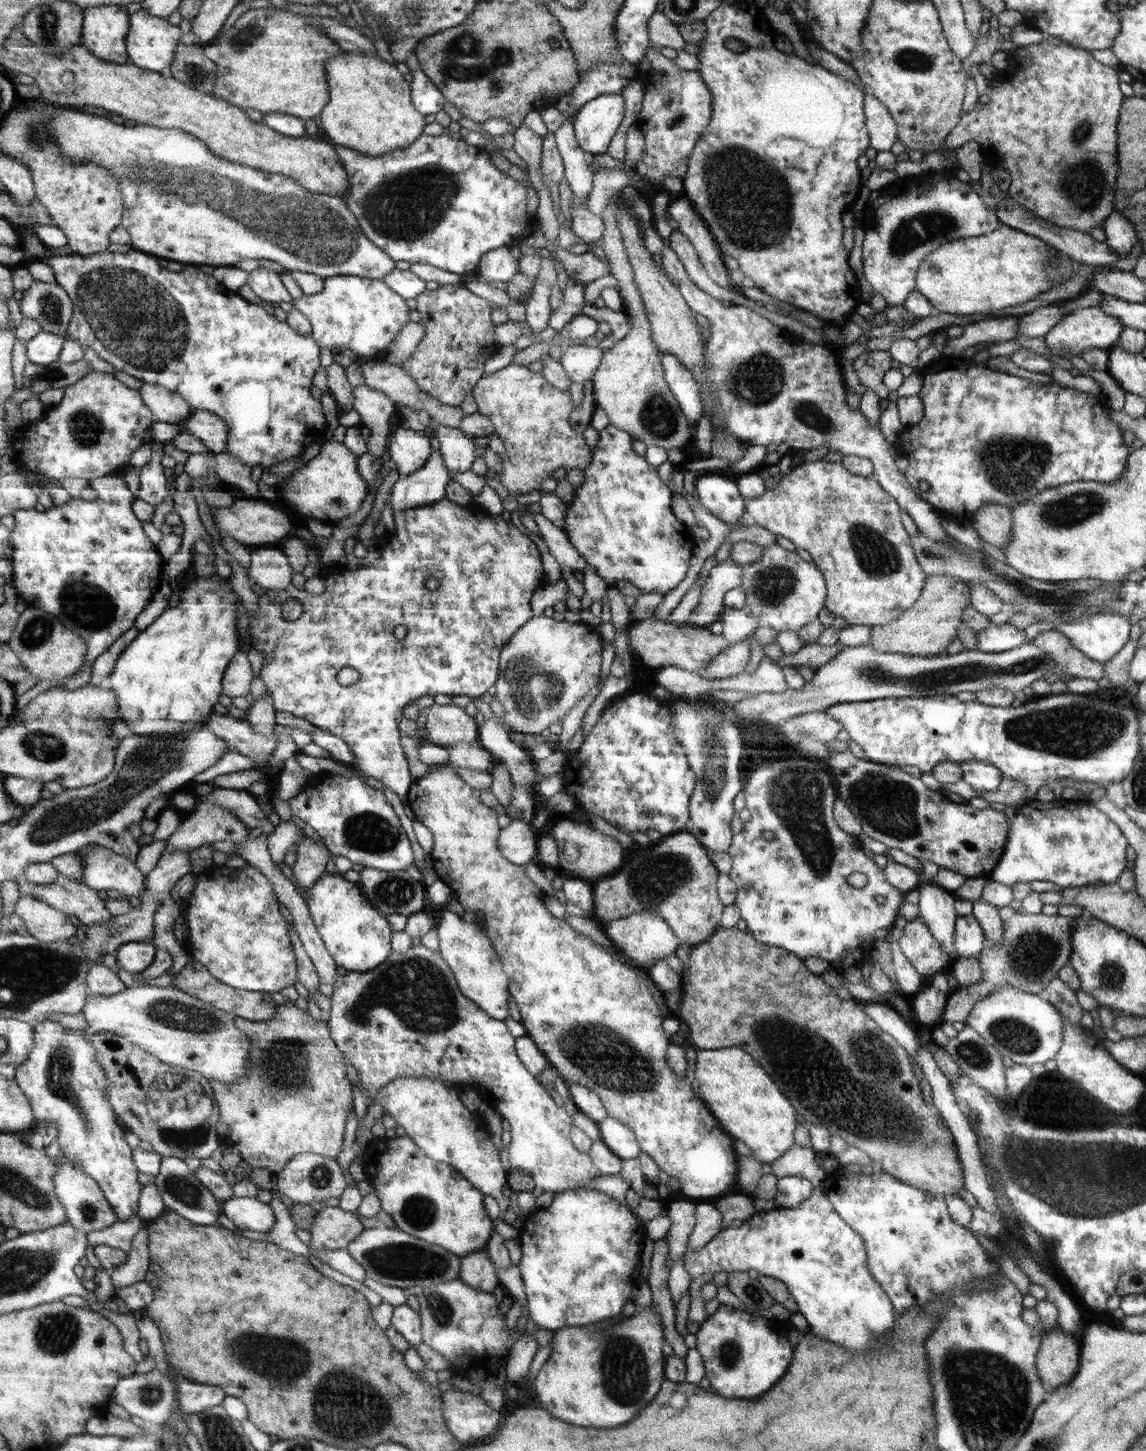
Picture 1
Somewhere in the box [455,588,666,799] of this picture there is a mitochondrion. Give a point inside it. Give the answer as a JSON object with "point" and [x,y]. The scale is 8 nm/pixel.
{"point":[536,687]}

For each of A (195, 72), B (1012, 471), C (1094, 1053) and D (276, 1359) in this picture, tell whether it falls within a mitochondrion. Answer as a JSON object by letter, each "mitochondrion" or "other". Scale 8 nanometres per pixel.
{"A":"mitochondrion","B":"mitochondrion","C":"other","D":"mitochondrion"}

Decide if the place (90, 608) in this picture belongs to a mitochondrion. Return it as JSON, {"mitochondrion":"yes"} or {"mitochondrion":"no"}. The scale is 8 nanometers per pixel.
{"mitochondrion":"yes"}

